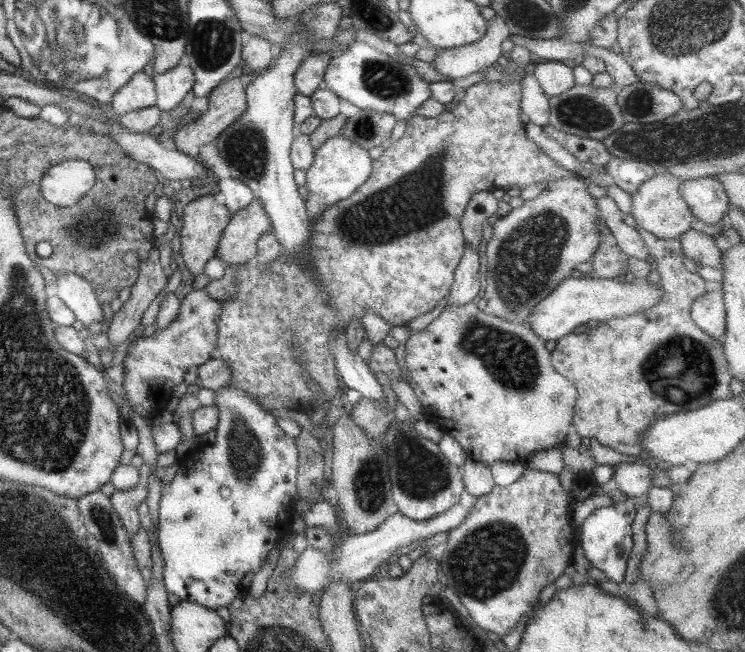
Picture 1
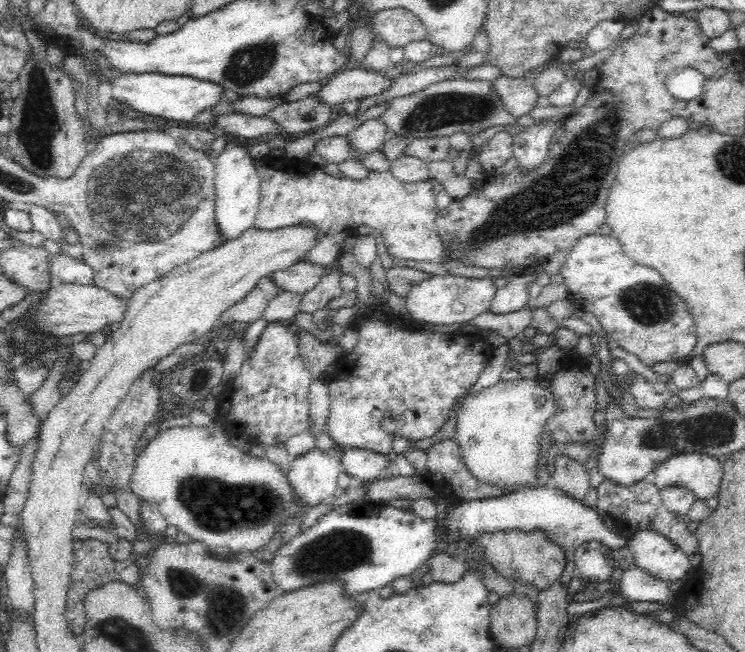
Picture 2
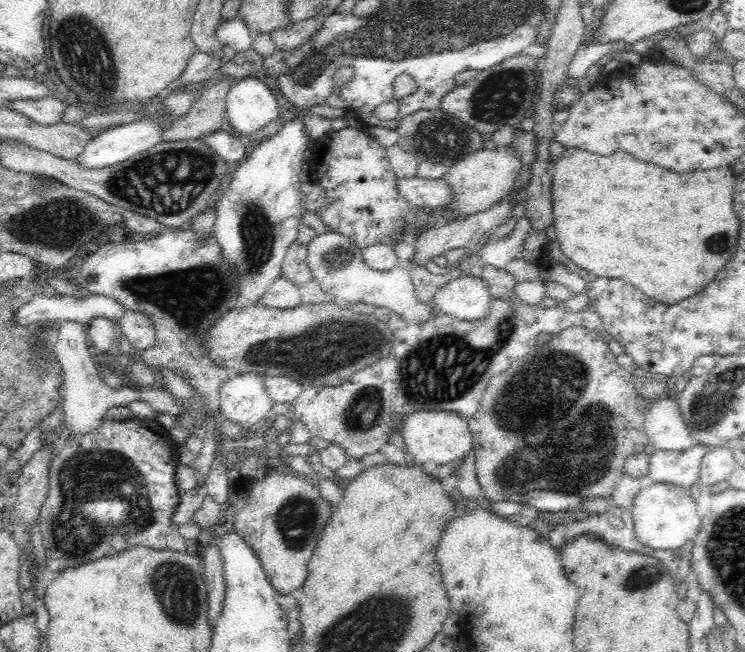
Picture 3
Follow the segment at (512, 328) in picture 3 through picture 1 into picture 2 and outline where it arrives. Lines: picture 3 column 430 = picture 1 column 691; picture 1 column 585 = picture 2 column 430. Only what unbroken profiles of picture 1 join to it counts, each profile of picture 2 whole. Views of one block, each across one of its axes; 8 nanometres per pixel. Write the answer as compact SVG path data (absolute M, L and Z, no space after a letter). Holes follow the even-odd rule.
M361 315L352 322L359 338L353 350L338 358L338 370L327 384L331 400L326 416L327 434L339 449L364 449L376 454L392 452L395 435L411 441L430 438L438 433L454 405L454 400L467 392L486 368L488 356L494 349L487 340L476 340L474 344L468 334L441 333L433 331L406 331L372 318Z

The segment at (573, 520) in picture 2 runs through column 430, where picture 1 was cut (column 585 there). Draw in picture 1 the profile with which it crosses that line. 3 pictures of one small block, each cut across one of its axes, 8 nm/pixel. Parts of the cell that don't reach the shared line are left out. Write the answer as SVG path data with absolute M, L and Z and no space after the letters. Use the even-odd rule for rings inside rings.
M628 497L626 501L612 506L598 507L580 526L580 545L586 560L590 560L590 566L602 570L607 578L620 585L625 580L627 562L634 546L632 524L637 513L636 508L637 505Z

